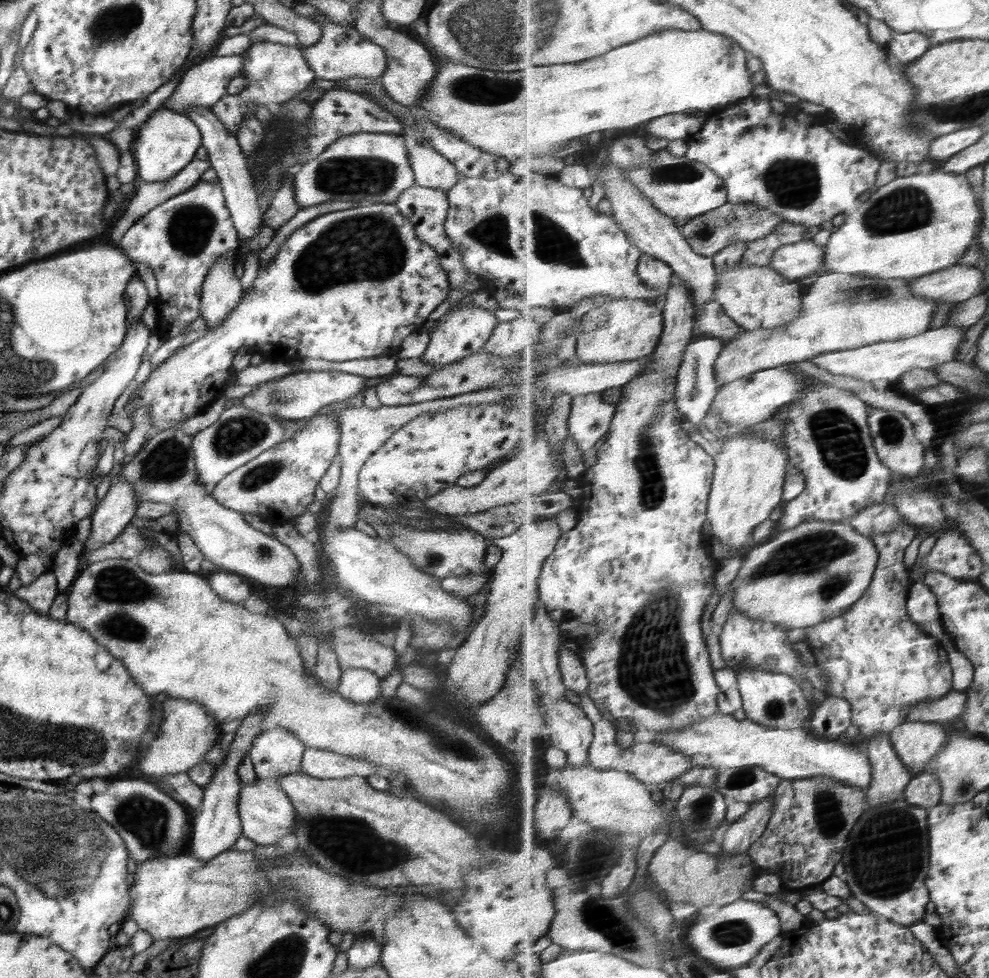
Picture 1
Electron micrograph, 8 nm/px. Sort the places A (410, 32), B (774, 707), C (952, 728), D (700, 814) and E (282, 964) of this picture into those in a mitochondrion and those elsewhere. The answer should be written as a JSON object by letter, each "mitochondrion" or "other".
{"A":"other","B":"mitochondrion","C":"other","D":"mitochondrion","E":"mitochondrion"}

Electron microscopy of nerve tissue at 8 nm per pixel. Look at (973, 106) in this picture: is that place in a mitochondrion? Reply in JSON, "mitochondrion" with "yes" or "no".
{"mitochondrion":"yes"}

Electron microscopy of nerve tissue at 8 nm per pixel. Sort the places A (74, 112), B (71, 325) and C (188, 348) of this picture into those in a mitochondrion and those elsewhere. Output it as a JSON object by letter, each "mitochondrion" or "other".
{"A":"other","B":"other","C":"other"}

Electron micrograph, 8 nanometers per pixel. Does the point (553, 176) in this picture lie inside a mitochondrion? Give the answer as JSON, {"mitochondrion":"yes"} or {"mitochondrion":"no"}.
{"mitochondrion":"no"}

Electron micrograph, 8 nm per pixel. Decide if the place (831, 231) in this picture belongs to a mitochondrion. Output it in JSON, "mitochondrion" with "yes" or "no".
{"mitochondrion":"no"}

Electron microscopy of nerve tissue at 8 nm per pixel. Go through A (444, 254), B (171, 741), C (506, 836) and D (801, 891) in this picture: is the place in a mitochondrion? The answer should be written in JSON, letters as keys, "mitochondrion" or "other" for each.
{"A":"other","B":"other","C":"other","D":"other"}

